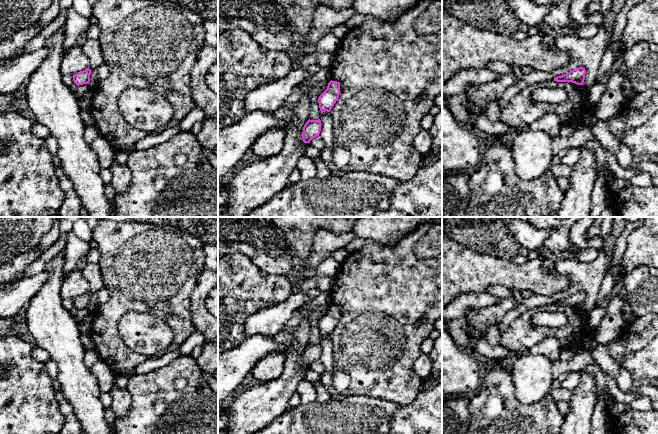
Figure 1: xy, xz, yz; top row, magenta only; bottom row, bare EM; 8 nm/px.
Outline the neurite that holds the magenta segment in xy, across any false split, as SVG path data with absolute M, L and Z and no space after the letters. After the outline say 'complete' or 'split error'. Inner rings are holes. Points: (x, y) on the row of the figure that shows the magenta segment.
M88 67L87 69L73 75L73 81L77 86L83 85L83 84L89 84L90 74L91 74L91 70Z; complete

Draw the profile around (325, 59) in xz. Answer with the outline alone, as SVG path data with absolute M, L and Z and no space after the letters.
M328 52L321 53L318 57L316 64L319 65L320 68L329 67L331 66L333 59L334 59L334 54Z

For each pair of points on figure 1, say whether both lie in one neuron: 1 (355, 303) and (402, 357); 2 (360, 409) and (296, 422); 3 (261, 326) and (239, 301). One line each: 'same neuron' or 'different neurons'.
1: same neuron
2: same neuron
3: different neurons

